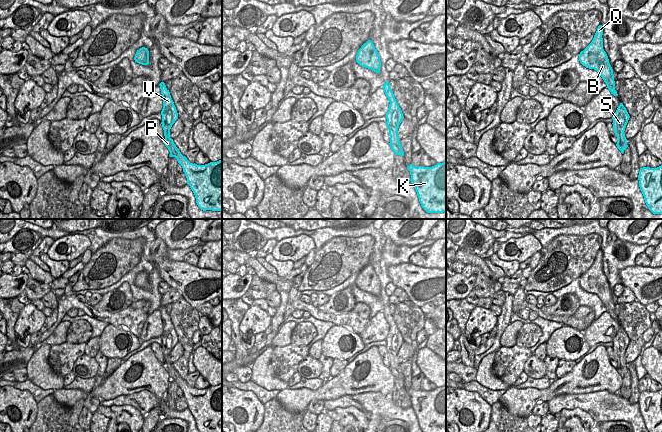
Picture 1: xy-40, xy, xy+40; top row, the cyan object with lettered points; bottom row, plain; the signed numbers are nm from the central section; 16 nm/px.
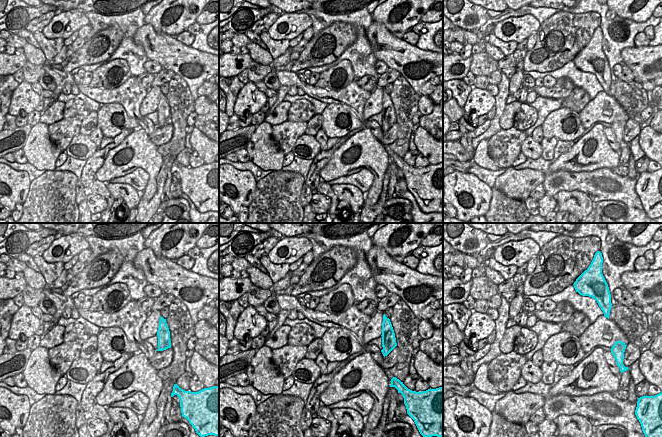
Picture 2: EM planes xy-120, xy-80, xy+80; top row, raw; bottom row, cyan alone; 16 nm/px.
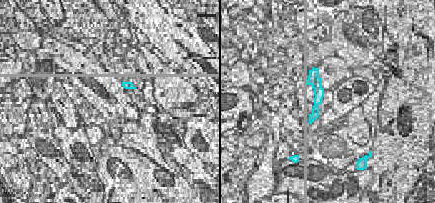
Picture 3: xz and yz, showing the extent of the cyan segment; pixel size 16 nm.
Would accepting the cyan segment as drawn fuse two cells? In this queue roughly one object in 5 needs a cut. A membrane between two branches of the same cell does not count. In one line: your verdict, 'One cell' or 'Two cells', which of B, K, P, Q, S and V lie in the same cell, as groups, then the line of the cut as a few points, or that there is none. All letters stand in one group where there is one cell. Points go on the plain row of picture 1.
One cell. Groups: B K P Q S V. No split.

